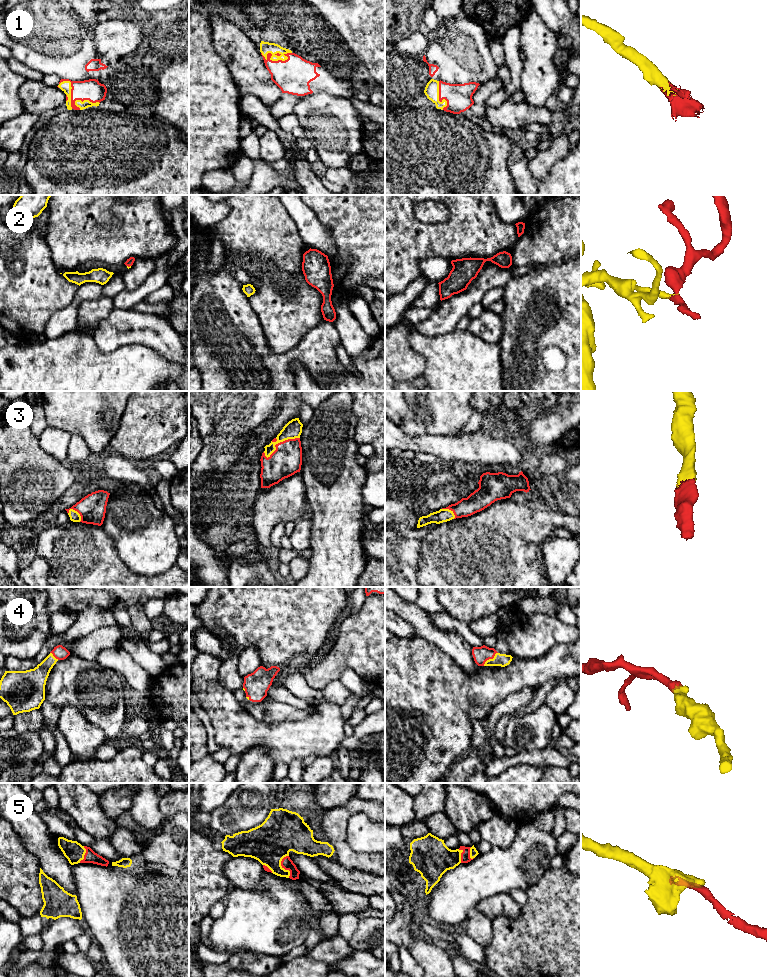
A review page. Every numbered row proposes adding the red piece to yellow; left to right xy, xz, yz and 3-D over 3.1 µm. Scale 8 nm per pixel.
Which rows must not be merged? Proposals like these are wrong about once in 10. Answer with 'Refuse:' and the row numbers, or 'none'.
Refuse: none

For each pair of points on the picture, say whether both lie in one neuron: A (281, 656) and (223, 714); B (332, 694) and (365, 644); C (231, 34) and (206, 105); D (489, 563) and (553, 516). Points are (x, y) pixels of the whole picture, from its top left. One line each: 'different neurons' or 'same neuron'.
A: different neurons
B: different neurons
C: different neurons
D: same neuron

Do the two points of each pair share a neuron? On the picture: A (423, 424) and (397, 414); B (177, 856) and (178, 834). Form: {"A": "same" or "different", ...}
{"A": "different", "B": "same"}

